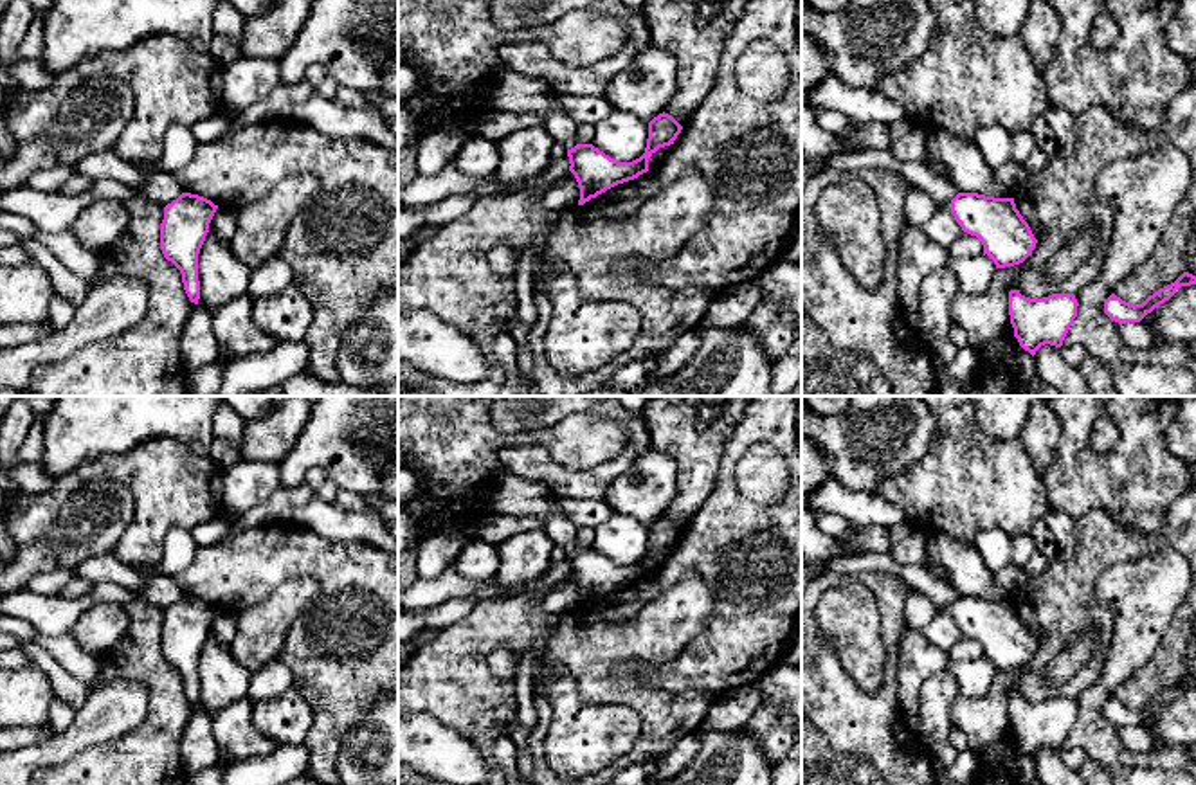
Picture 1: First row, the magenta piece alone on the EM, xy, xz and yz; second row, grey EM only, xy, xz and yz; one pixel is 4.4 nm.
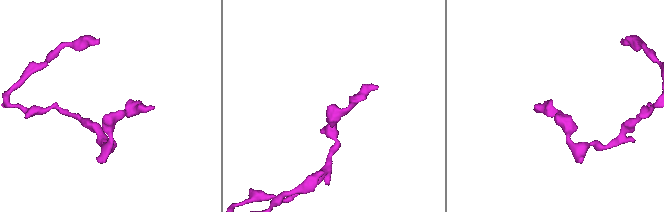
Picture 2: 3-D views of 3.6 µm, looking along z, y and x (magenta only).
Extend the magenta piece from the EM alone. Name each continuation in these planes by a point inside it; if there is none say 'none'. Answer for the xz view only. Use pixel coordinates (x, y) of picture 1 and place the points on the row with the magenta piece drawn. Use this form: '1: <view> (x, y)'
1: xz (514, 92)

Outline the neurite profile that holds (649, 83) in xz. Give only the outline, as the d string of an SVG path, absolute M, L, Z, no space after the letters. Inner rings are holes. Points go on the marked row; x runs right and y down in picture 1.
M650 45L609 81L603 97L614 110L634 113L641 121L650 122L665 112L675 92L675 58Z

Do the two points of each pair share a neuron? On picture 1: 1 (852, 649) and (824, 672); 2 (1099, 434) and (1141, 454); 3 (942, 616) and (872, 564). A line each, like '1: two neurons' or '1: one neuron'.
1: two neurons
2: two neurons
3: one neuron

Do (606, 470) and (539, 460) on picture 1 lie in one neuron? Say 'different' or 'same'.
same

